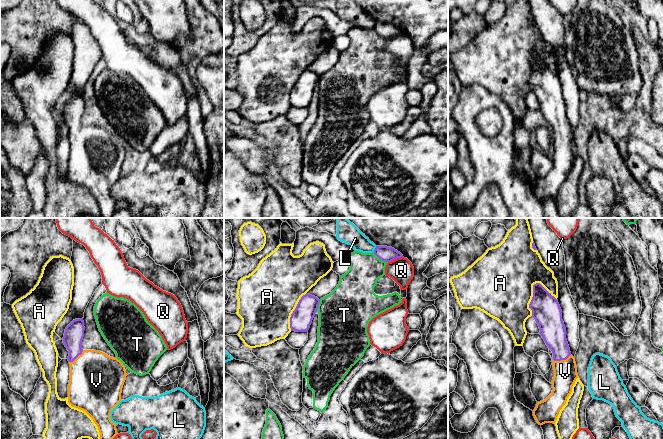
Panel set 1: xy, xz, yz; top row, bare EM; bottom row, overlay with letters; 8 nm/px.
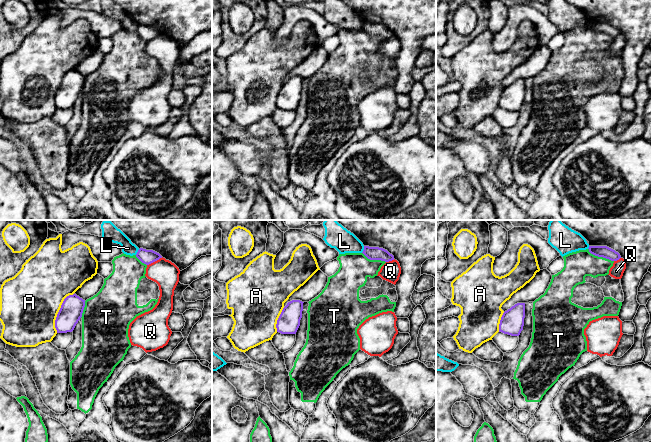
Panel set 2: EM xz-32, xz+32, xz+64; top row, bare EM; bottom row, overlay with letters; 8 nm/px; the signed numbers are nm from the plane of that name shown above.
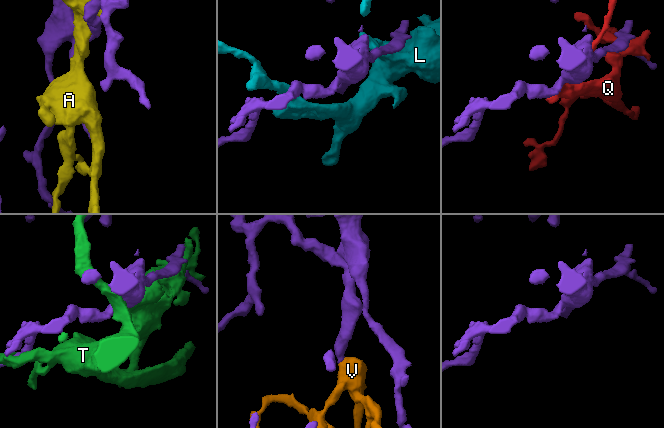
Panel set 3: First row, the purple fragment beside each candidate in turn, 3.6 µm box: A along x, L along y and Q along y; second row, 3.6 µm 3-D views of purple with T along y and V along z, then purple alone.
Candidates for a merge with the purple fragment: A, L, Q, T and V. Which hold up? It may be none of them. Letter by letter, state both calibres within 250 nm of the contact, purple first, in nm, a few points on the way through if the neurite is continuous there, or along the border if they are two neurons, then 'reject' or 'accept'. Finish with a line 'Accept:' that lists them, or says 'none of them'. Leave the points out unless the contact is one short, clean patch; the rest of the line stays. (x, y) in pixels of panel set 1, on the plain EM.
A: 240 nm thick on the purple side, 480 nm on the other; reject
L: 120 nm thick on the purple side, 160 nm on the other; reject
Q: 120 nm thick on the purple side, 200 nm on the other; reject
T: 120 nm thick on the purple side, 260 nm on the other; reject
V: 200 nm thick on the purple side, 190 nm on the other; runs through yz (553, 107), (561, 127), (561, 135), (564, 139), (565, 147); accept
Accept: V

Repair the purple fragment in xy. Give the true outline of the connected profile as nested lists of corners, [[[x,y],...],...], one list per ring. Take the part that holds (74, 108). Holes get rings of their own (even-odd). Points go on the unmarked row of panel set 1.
[[[73,96],[65,105],[63,119],[69,127],[70,156],[68,160],[68,179],[75,184],[85,187],[97,201],[100,216],[111,218],[118,210],[116,200],[110,195],[111,187],[121,177],[121,169],[126,156],[126,146],[117,134],[96,126],[83,126],[84,97]]]

